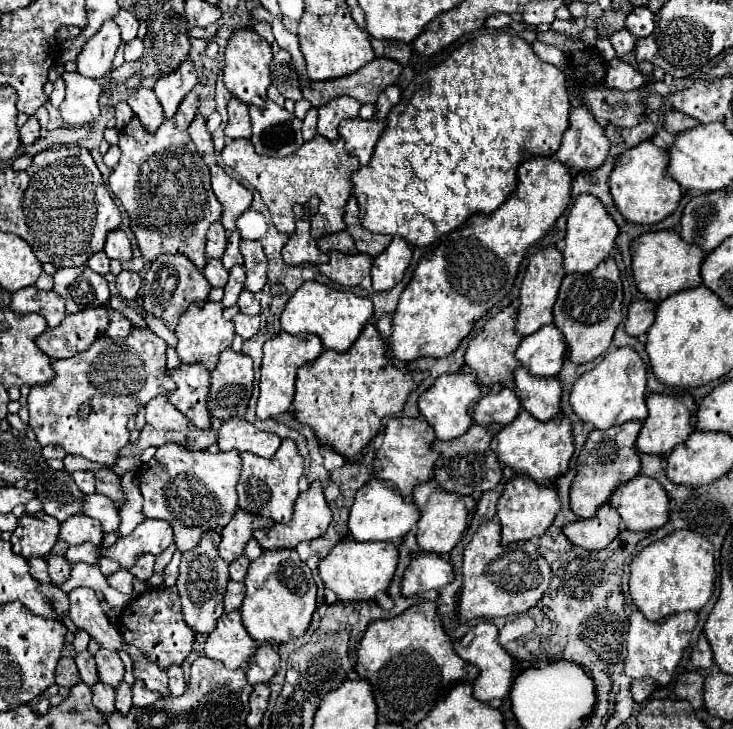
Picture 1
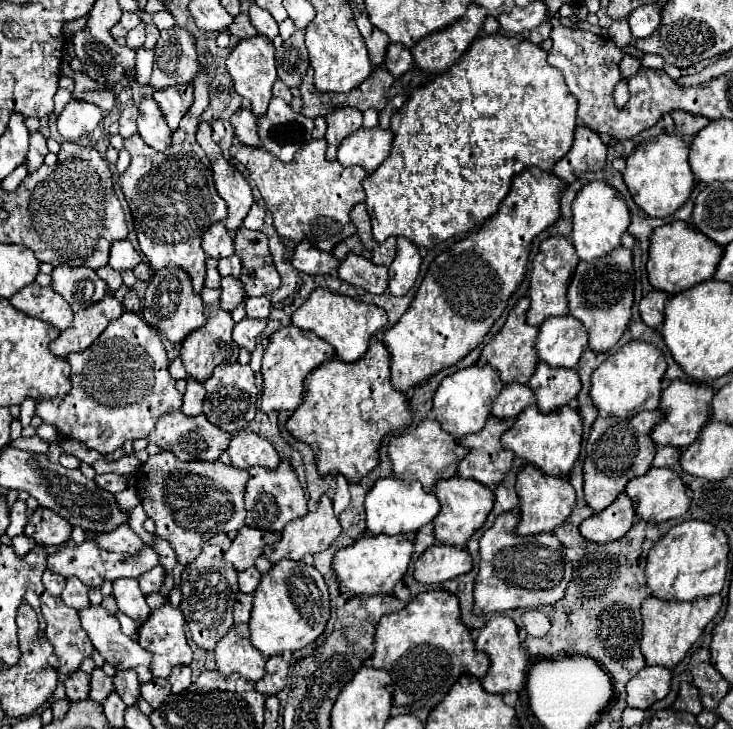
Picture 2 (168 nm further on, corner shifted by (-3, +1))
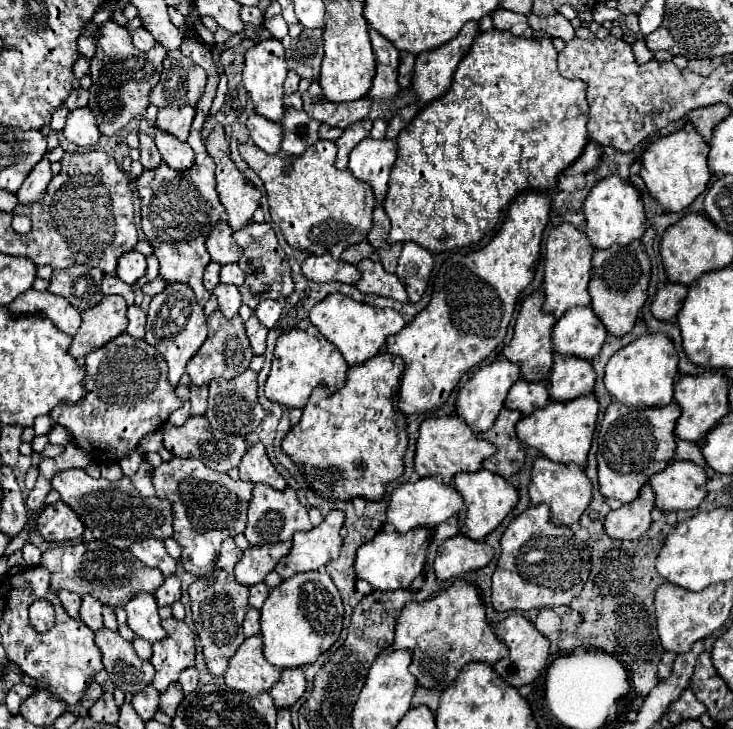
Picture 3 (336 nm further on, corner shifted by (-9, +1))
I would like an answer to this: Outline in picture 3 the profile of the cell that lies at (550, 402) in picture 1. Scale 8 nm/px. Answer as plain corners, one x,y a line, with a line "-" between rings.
556,354
548,382
548,392
552,400
566,402
578,396
592,394
594,380
596,372
588,360
560,358
560,354

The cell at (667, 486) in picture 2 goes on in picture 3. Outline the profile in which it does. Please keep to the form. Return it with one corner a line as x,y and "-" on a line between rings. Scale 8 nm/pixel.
674,460
666,470
650,478
650,486
656,494
656,506
664,512
692,510
706,496
706,472
694,462

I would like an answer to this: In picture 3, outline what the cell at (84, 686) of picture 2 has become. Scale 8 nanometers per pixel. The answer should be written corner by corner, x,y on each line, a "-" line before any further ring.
92,682
92,684
88,686
88,690
84,692
84,696
82,696
82,702
80,702
80,704
82,704
82,708
84,708
84,710
88,710
88,708
90,708
90,706
92,706
92,704
102,696
102,694
104,694
104,692
102,692
102,688
100,688
96,682

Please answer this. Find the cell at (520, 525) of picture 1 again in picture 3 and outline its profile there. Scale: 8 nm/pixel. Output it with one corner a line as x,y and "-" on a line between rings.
542,454
536,456
532,468
532,484
530,484
530,500
532,504
550,504
552,506
552,522
554,524
574,524
580,520
588,504
592,502
592,482
584,474
580,466
568,466
562,462
552,462

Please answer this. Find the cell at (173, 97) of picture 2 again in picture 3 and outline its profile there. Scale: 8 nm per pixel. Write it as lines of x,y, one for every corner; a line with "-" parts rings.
182,106
182,108
160,108
156,128
176,136
178,140
186,140
190,134
190,126
194,120
194,108

